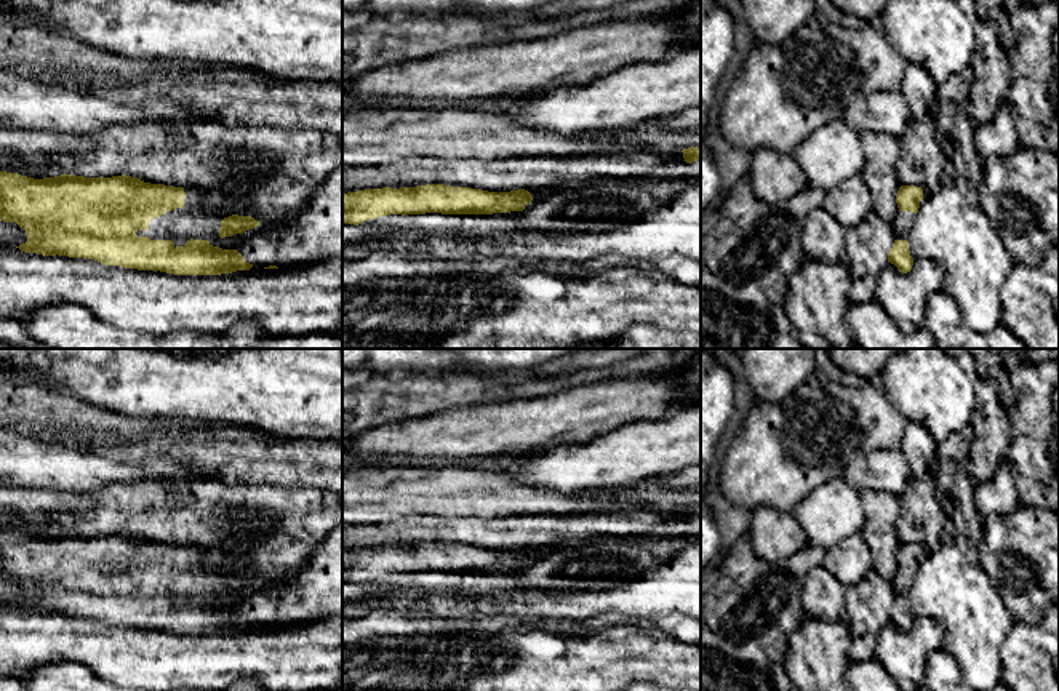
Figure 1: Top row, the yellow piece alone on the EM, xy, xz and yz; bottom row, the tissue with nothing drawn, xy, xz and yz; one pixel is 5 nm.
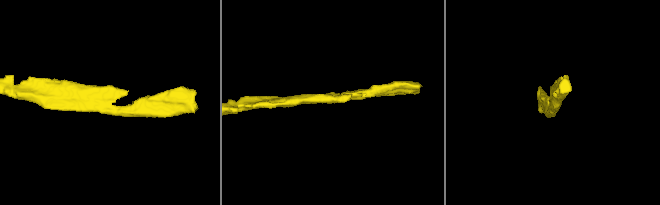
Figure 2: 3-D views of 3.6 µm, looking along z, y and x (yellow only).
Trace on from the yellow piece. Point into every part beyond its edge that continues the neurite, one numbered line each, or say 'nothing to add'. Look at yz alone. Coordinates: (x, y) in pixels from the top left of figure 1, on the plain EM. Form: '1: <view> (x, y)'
1: yz (903, 581)

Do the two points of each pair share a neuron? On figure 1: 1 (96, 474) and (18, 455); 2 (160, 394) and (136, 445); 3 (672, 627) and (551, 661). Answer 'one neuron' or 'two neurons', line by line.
1: one neuron
2: two neurons
3: two neurons

